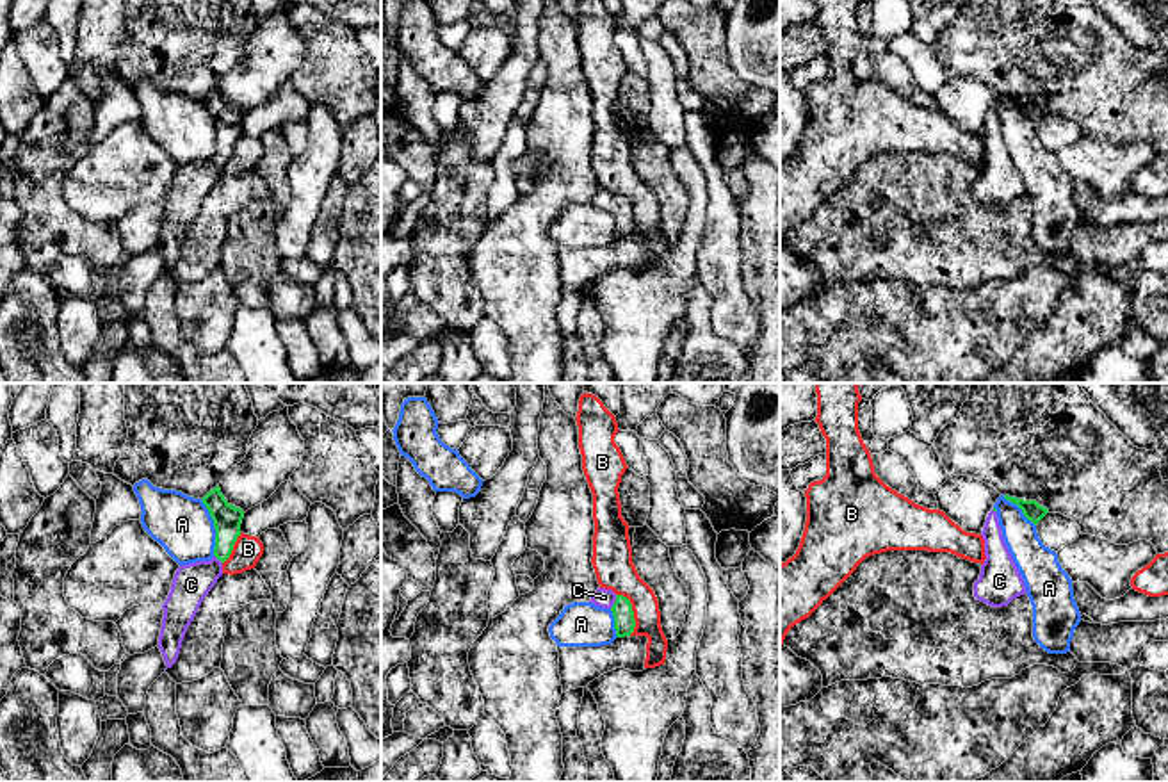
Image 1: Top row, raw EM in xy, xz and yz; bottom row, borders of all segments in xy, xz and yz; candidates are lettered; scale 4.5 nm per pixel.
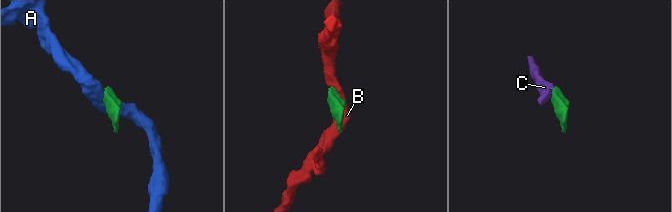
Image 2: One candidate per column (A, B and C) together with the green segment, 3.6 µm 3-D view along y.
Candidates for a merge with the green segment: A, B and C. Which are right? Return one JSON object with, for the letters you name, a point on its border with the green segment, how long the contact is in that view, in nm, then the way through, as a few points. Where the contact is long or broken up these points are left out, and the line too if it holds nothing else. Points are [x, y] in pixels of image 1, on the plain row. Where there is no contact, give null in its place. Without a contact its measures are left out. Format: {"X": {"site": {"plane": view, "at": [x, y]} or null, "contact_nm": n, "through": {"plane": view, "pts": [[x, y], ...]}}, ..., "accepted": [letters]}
{"C": {"site": {"plane": "xz", "at": [615, 203]}, "contact_nm": 70, "through": {"plane": "xz", "pts": [[622, 211], [615, 203], [604, 198]]}}, "accepted": ["C"]}

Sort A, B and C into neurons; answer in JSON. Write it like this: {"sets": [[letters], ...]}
{"sets": [["A"], ["B"], ["C"]]}

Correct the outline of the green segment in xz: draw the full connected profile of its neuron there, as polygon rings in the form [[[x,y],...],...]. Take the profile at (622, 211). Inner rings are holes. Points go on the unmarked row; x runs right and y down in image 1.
[[[598,189],[589,203],[612,212],[618,239],[625,239],[634,233],[634,212],[627,198],[616,196],[612,191]]]

